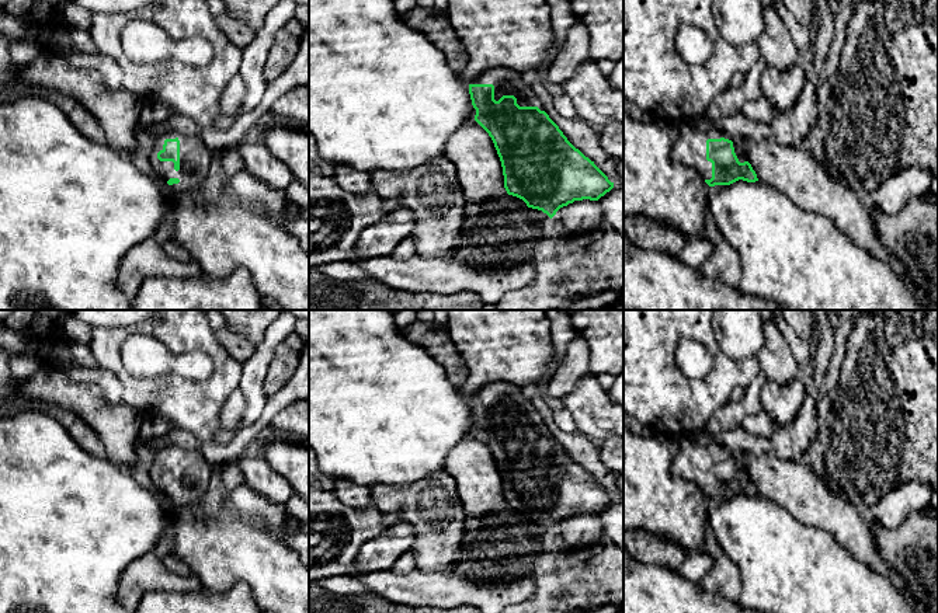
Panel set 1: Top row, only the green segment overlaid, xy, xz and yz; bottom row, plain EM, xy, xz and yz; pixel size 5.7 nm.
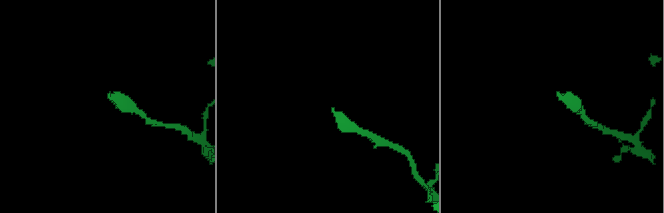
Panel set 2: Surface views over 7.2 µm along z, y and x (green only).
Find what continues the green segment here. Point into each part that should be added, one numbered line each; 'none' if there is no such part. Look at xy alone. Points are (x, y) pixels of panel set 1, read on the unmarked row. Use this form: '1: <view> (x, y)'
1: xy (195, 472)

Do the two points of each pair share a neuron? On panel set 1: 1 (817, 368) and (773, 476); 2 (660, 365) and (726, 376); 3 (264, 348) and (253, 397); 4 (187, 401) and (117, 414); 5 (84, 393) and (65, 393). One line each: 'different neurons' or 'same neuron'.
1: different neurons
2: same neuron
3: same neuron
4: different neurons
5: same neuron

